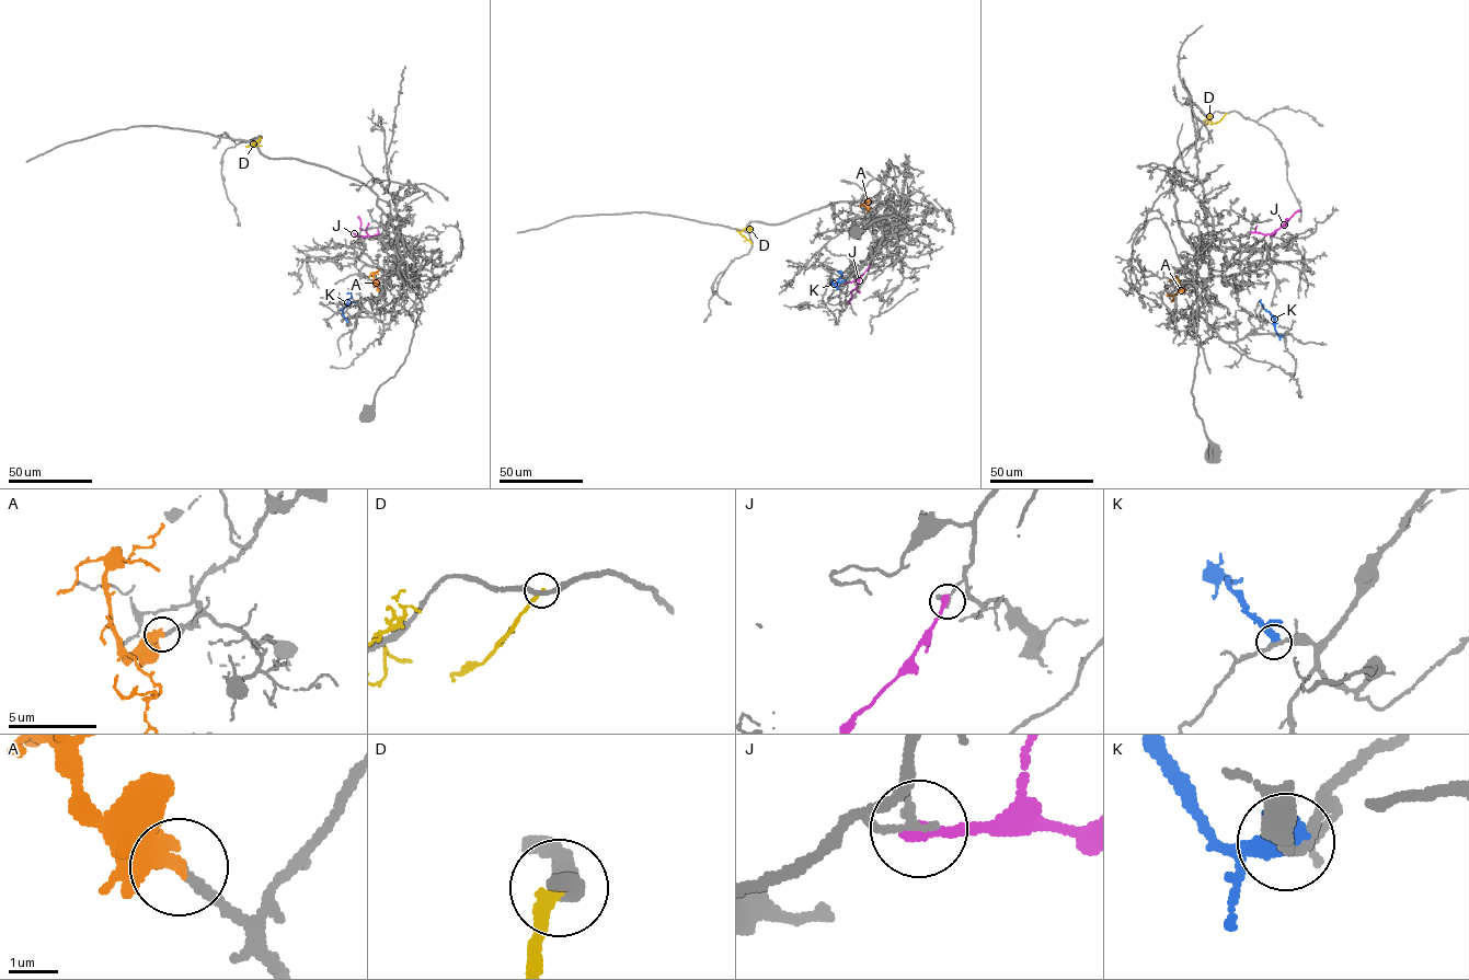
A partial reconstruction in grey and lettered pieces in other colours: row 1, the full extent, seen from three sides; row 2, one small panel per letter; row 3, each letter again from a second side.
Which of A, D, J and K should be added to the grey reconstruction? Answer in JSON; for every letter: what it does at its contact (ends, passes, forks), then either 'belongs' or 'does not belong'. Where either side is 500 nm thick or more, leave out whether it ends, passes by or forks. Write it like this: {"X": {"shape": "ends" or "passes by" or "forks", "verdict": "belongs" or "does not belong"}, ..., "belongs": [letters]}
{"A": {"verdict": "belongs"}, "D": {"shape": "ends", "verdict": "does not belong"}, "J": {"shape": "ends", "verdict": "does not belong"}, "K": {"verdict": "does not belong"}, "belongs": ["A"]}

